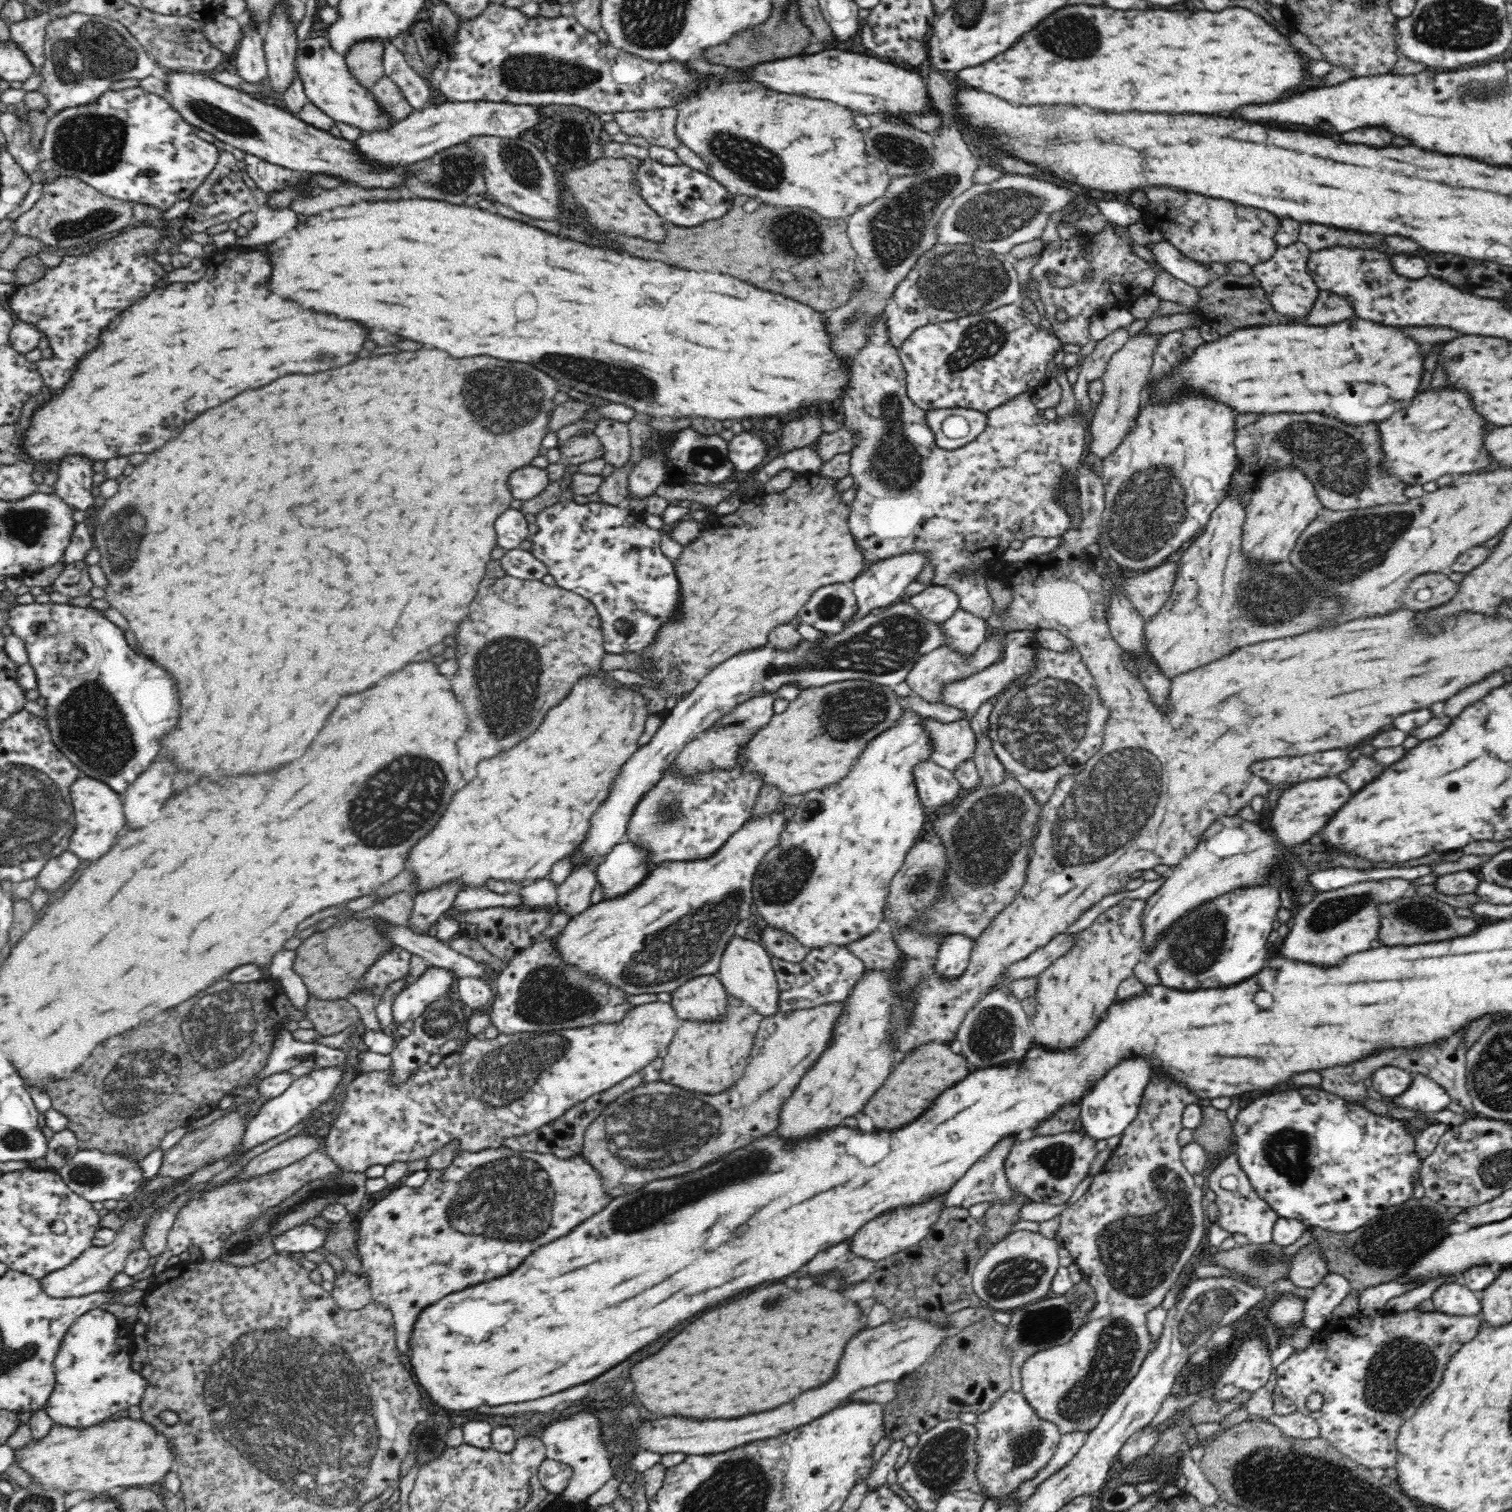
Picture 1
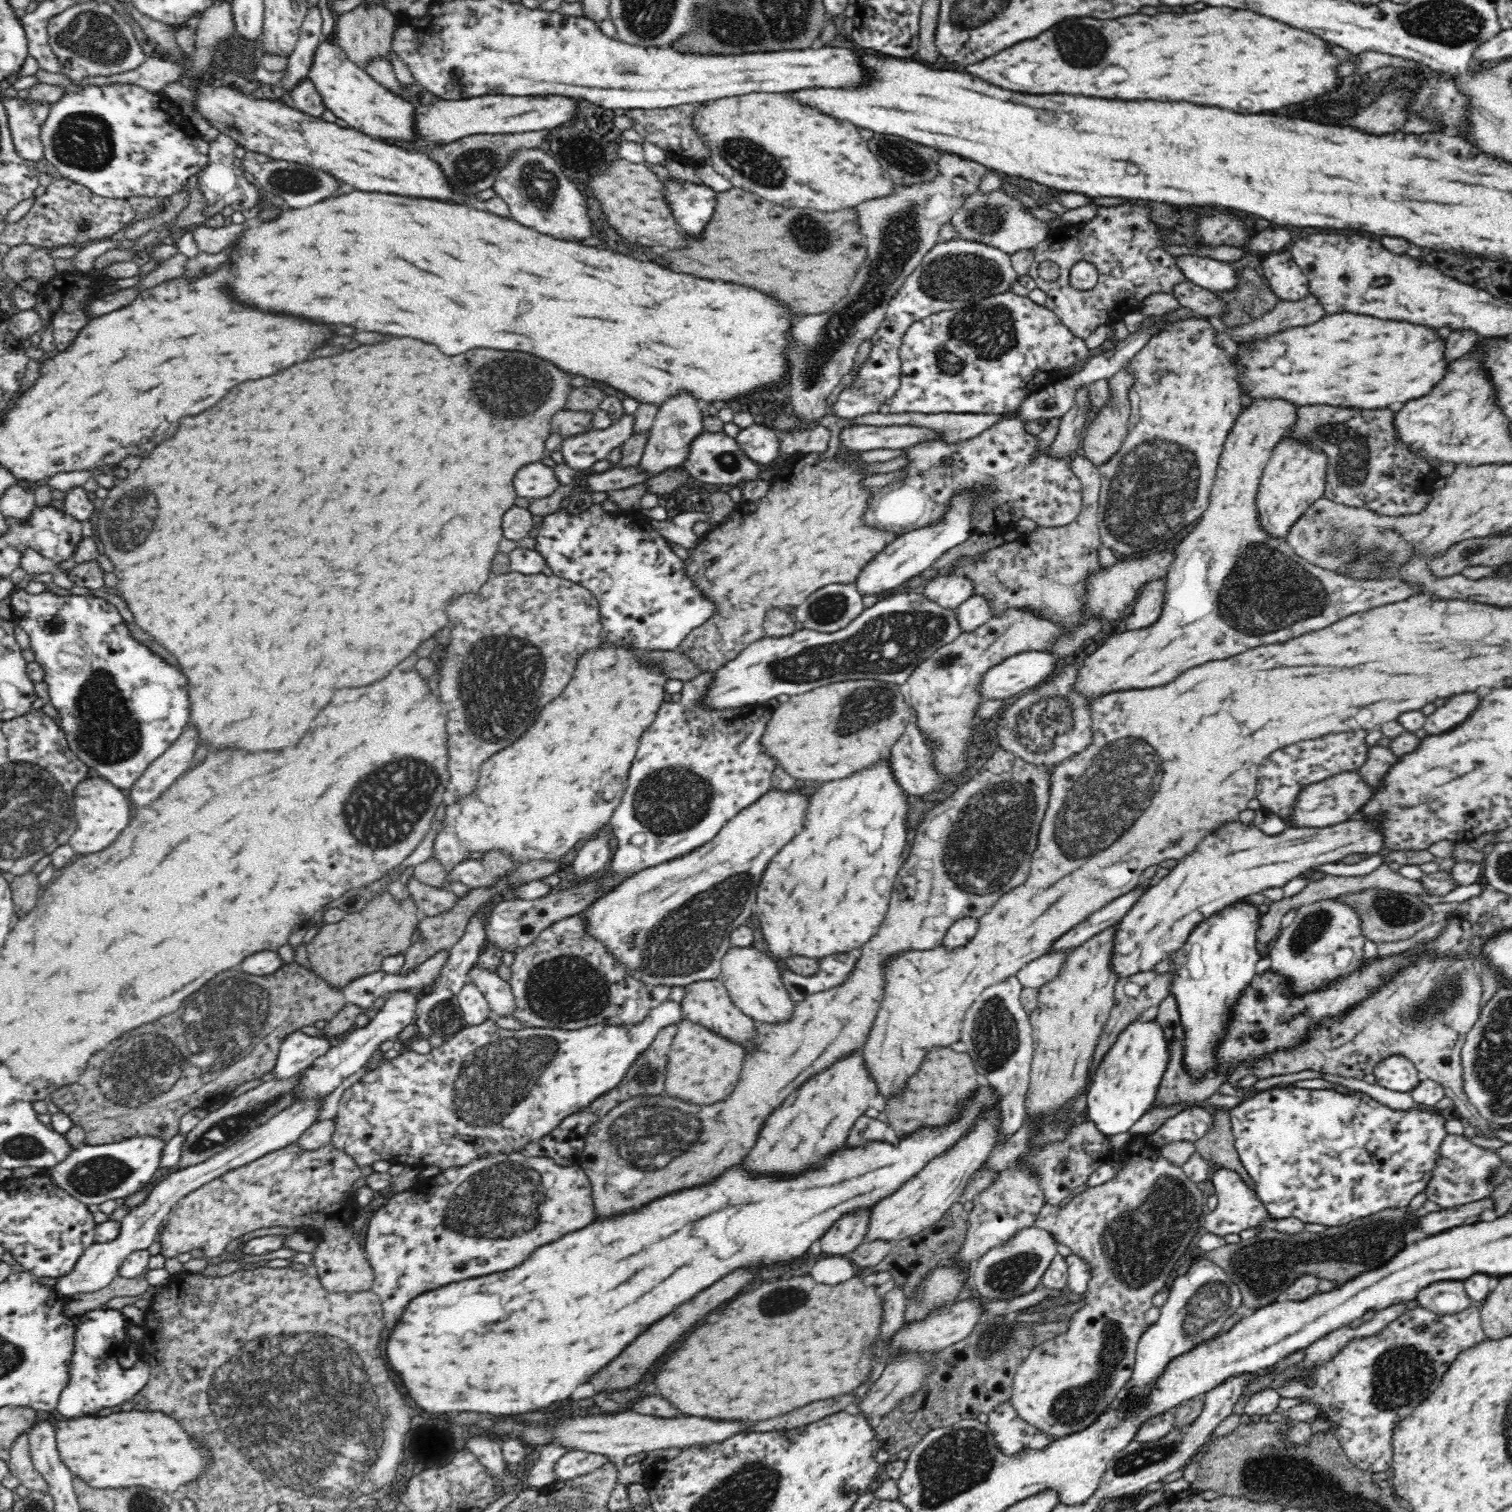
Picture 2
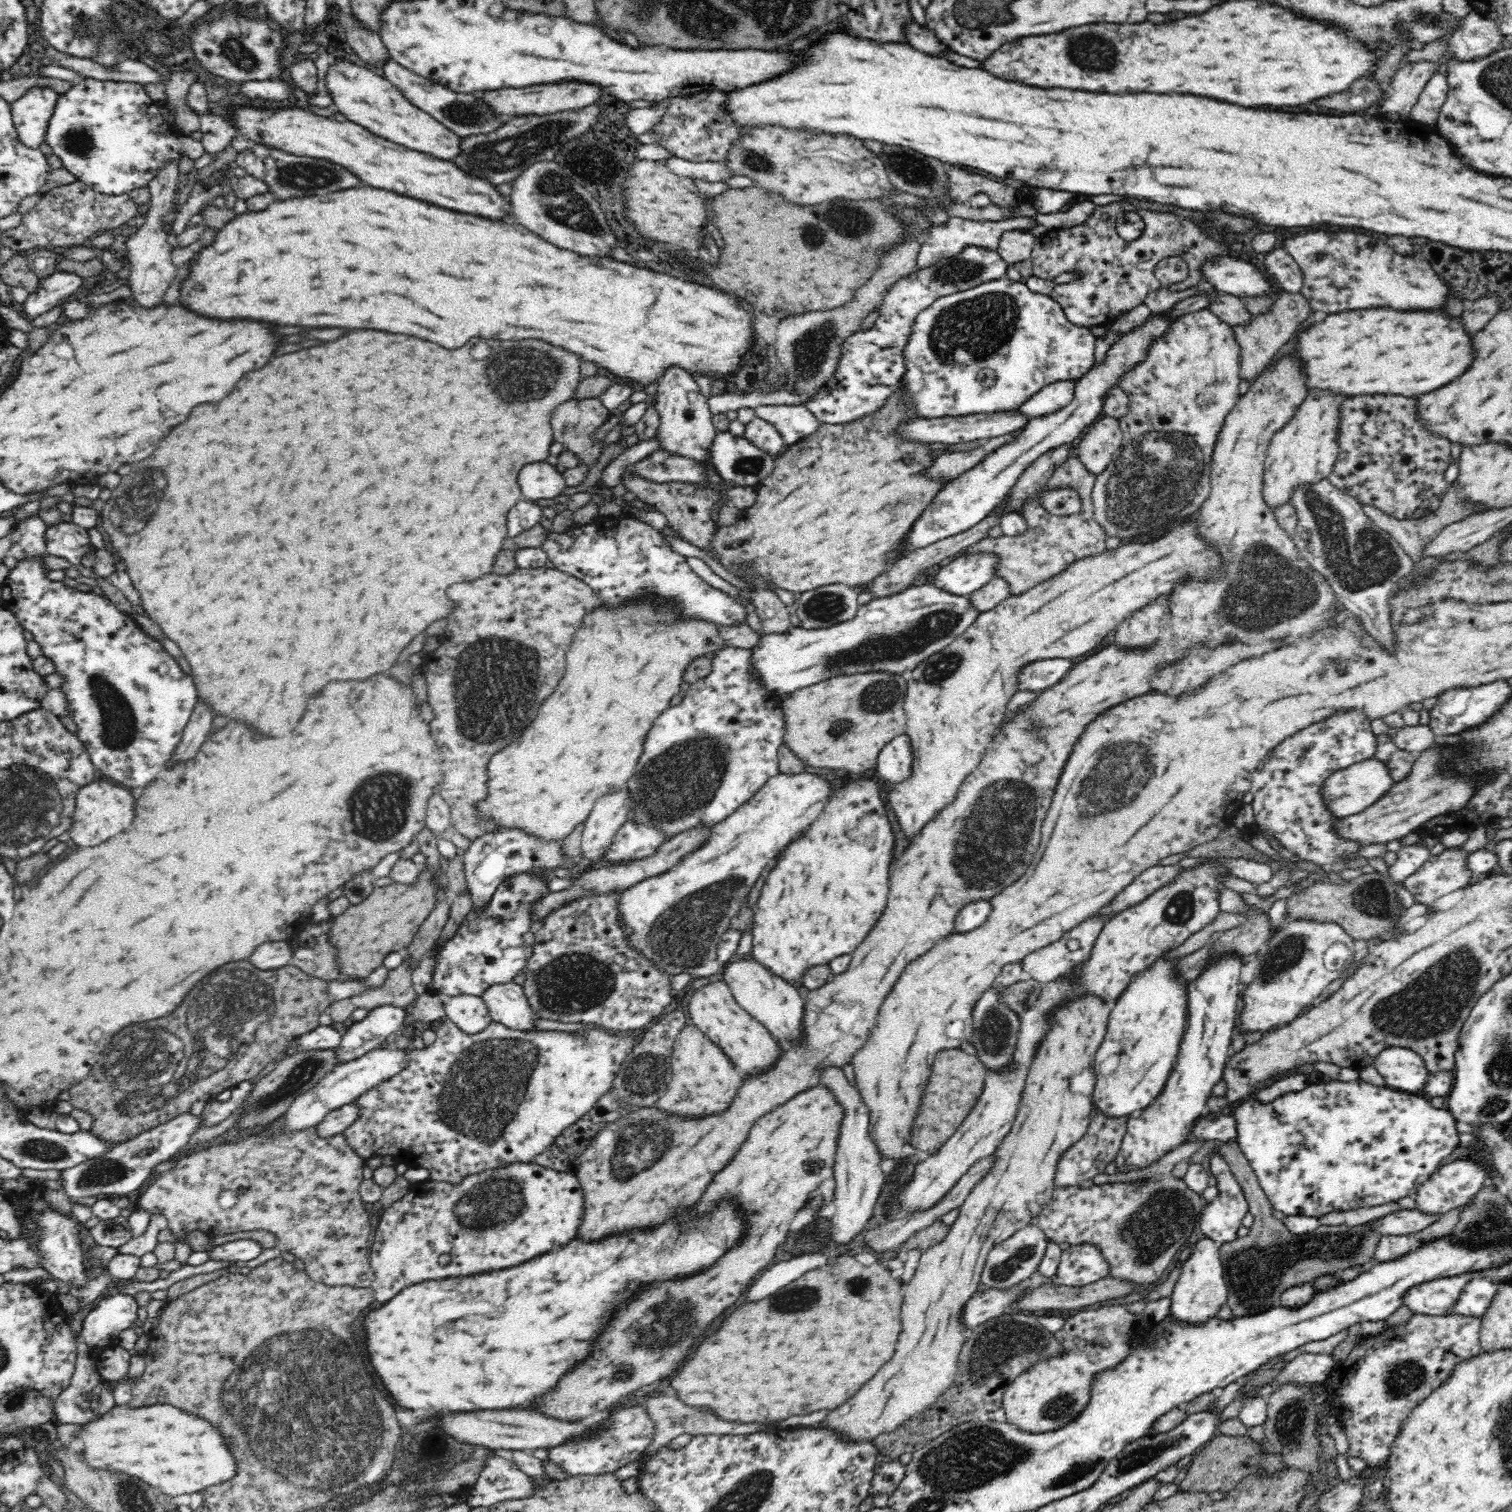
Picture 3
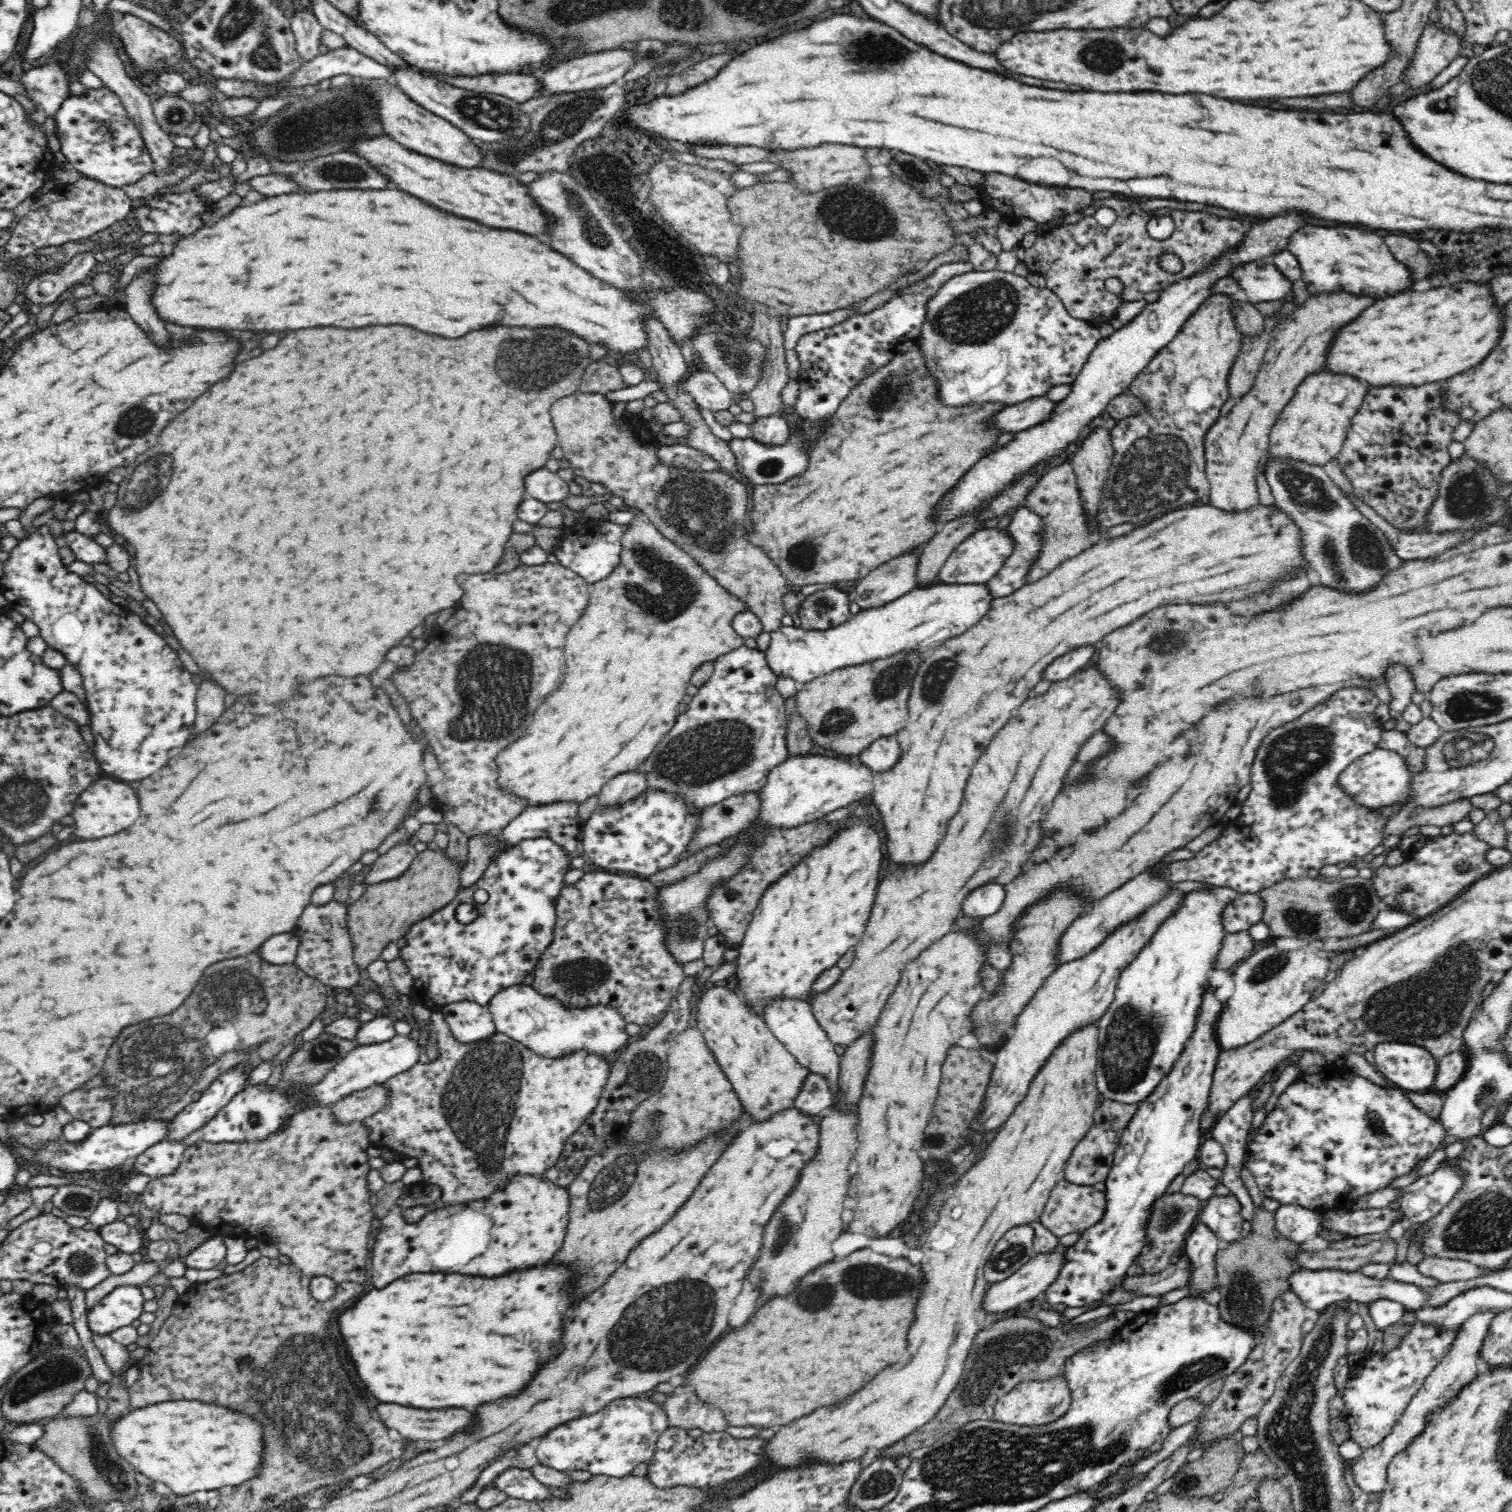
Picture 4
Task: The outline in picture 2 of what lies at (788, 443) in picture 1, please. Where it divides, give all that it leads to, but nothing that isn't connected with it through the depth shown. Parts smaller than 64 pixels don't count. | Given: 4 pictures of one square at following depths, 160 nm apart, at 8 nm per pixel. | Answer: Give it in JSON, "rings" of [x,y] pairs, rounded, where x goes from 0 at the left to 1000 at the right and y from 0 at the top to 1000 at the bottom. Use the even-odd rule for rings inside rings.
{"rings":[[[622,102],[620,106],[620,114],[617,119],[607,122],[593,123],[589,129],[573,132],[566,138],[569,155],[571,157],[573,169],[571,175],[569,175],[566,184],[561,188],[560,196],[557,200],[554,200],[548,206],[540,208],[540,209],[532,209],[525,213],[524,222],[528,229],[525,229],[521,233],[522,238],[522,265],[525,267],[525,275],[530,283],[538,283],[542,282],[542,278],[546,275],[546,265],[550,259],[554,255],[559,247],[562,246],[565,237],[567,234],[567,229],[570,226],[576,225],[577,222],[585,213],[589,198],[595,192],[599,183],[603,181],[610,174],[611,169],[613,169],[622,159],[622,151],[627,147],[630,142],[638,135],[638,132],[647,126],[647,122],[649,120],[652,111],[644,106],[639,106],[636,103],[631,102]],[[631,118],[637,118],[638,122],[631,122]]]}

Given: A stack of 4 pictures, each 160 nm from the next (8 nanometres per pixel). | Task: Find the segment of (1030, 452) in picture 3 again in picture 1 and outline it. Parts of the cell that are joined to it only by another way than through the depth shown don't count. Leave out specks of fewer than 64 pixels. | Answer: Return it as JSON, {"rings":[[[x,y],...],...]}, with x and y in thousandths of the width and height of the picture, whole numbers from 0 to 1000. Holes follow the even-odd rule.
{"rings":[[[601,366],[599,367],[594,367],[589,370],[585,370],[580,372],[576,373],[574,376],[572,376],[565,383],[564,386],[564,392],[566,395],[566,405],[558,411],[558,416],[562,415],[563,412],[571,409],[574,407],[577,403],[579,402],[585,402],[585,401],[589,401],[591,399],[594,399],[595,396],[598,395],[599,388],[602,385],[606,384],[606,381],[608,380],[610,374],[612,373],[612,366],[610,366]]]}

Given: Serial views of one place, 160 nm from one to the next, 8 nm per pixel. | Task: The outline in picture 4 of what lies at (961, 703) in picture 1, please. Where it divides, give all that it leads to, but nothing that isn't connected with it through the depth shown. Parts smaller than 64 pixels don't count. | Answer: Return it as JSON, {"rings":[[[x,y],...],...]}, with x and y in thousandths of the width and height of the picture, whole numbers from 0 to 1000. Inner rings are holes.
{"rings":[[[721,427],[714,428],[701,434],[698,438],[690,442],[688,448],[694,450],[695,452],[705,450],[710,446],[717,442],[724,436],[726,428]]]}

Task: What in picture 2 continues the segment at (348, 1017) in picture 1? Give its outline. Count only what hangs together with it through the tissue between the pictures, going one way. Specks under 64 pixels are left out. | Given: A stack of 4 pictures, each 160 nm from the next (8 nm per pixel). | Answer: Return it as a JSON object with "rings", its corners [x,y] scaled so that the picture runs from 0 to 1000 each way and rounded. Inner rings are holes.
{"rings":[[[193,637],[187,638],[183,643],[173,646],[164,645],[156,639],[156,640],[151,642],[151,643],[147,643],[142,648],[139,648],[135,653],[132,653],[132,656],[128,656],[122,663],[122,667],[120,668],[116,668],[112,672],[108,672],[108,673],[103,675],[103,677],[95,677],[94,680],[90,680],[89,683],[85,683],[85,685],[79,685],[79,688],[74,688],[74,690],[71,690],[71,693],[69,693],[69,696],[66,696],[66,698],[63,698],[63,706],[58,706],[58,709],[56,709],[56,712],[53,712],[53,714],[50,714],[50,716],[38,720],[33,724],[32,728],[35,729],[40,735],[44,736],[48,740],[49,744],[52,744],[56,747],[56,749],[57,749],[56,757],[75,757],[95,751],[104,753],[111,756],[111,754],[117,750],[119,739],[122,737],[129,733],[138,734],[139,731],[143,732],[144,731],[146,731],[146,729],[150,728],[156,718],[159,718],[159,717],[166,714],[172,714],[183,705],[186,689],[191,684],[197,682],[200,679],[207,678],[209,675],[214,675],[216,677],[226,667],[229,667],[229,665],[230,665],[230,663],[227,655],[218,653],[216,649],[212,647],[210,644],[206,644],[206,642],[199,638]]]}

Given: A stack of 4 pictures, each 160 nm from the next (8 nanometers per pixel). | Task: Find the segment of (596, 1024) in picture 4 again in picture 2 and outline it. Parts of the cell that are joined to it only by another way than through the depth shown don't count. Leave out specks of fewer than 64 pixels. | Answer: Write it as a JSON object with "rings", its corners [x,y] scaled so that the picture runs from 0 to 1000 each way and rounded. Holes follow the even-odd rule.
{"rings":[[[313,638],[308,642],[308,648],[314,651],[320,657],[325,669],[329,672],[336,672],[341,666],[340,659],[337,650],[322,640]]]}

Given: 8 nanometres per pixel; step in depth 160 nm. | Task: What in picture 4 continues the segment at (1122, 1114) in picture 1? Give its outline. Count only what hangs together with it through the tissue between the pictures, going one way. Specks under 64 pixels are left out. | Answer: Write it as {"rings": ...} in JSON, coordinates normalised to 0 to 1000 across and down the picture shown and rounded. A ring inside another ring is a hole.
{"rings":[[[803,587],[802,590],[784,591],[780,603],[778,603],[778,605],[769,610],[767,615],[762,619],[761,624],[753,630],[740,646],[737,662],[730,672],[726,675],[727,692],[724,712],[726,724],[730,727],[742,730],[754,730],[765,721],[769,714],[777,706],[791,679],[796,653],[800,652],[798,643],[802,642],[802,636],[808,628],[811,617],[807,610],[807,604],[819,593],[818,589],[811,587]]]}

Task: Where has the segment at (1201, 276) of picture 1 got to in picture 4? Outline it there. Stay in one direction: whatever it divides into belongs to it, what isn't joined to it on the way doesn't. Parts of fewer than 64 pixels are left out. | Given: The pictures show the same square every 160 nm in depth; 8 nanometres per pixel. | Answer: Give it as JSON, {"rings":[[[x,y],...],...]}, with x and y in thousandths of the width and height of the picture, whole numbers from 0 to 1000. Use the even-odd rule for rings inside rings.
{"rings":[[[833,171],[817,175],[812,179],[812,183],[817,185],[821,195],[828,200],[852,198],[854,187],[840,173]]]}

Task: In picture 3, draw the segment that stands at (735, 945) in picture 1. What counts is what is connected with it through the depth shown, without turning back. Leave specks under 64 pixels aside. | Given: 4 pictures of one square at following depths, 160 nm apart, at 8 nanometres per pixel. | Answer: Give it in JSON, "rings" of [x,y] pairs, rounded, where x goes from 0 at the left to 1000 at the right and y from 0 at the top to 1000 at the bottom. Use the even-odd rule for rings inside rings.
{"rings":[[[485,632],[478,638],[478,649],[483,653],[486,663],[501,676],[504,677],[517,692],[526,690],[530,684],[532,661],[528,655],[517,646],[503,638],[497,632]]]}

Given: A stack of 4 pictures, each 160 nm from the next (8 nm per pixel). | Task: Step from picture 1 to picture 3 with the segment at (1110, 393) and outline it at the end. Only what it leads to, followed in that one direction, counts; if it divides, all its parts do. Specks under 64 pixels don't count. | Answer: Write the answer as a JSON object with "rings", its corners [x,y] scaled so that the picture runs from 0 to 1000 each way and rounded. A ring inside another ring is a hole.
{"rings":[[[730,275],[719,284],[714,295],[713,303],[722,313],[728,313],[743,296],[741,278]]]}

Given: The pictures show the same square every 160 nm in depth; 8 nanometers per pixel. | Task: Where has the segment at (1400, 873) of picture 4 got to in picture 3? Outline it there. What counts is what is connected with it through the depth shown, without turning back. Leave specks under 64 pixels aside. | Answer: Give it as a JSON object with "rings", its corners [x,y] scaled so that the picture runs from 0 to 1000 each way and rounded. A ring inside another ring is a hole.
{"rings":[[[959,561],[952,566],[946,566],[942,573],[931,579],[929,585],[937,597],[946,600],[953,593],[970,588],[974,583],[974,577],[970,574],[972,565]]]}

